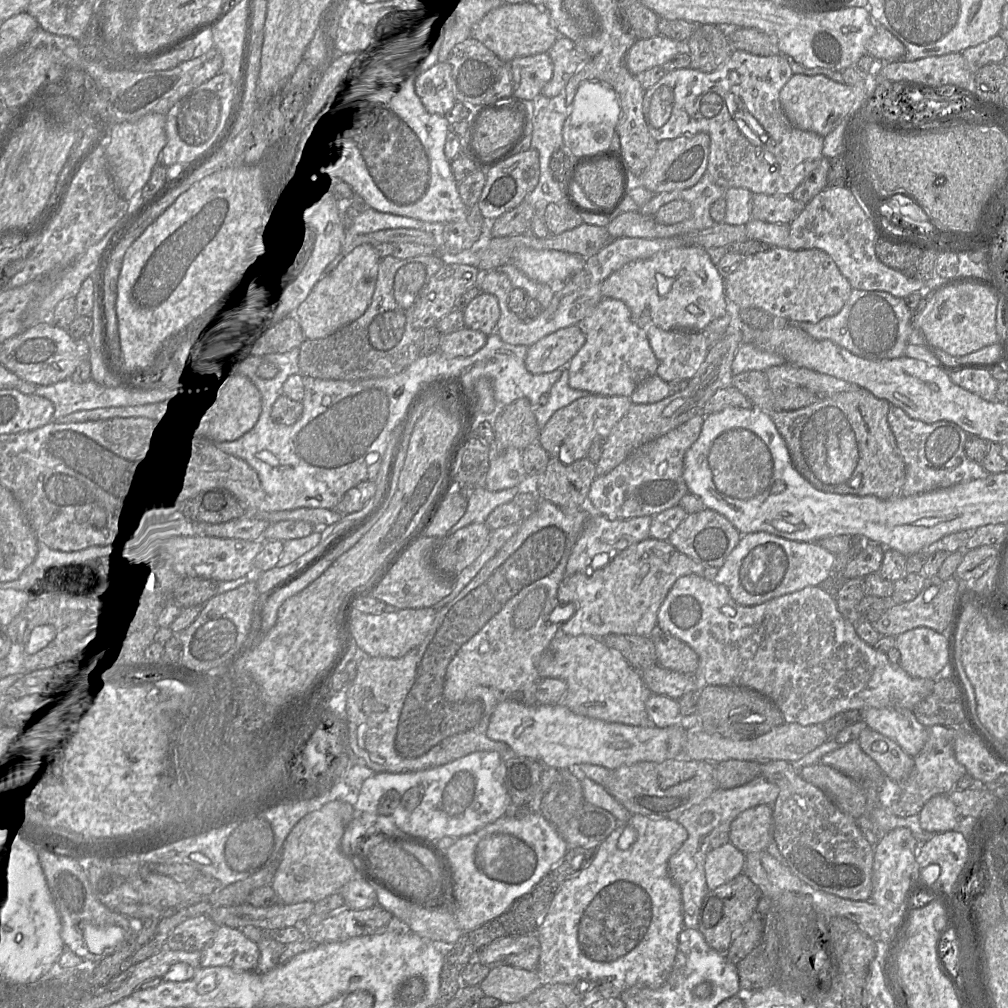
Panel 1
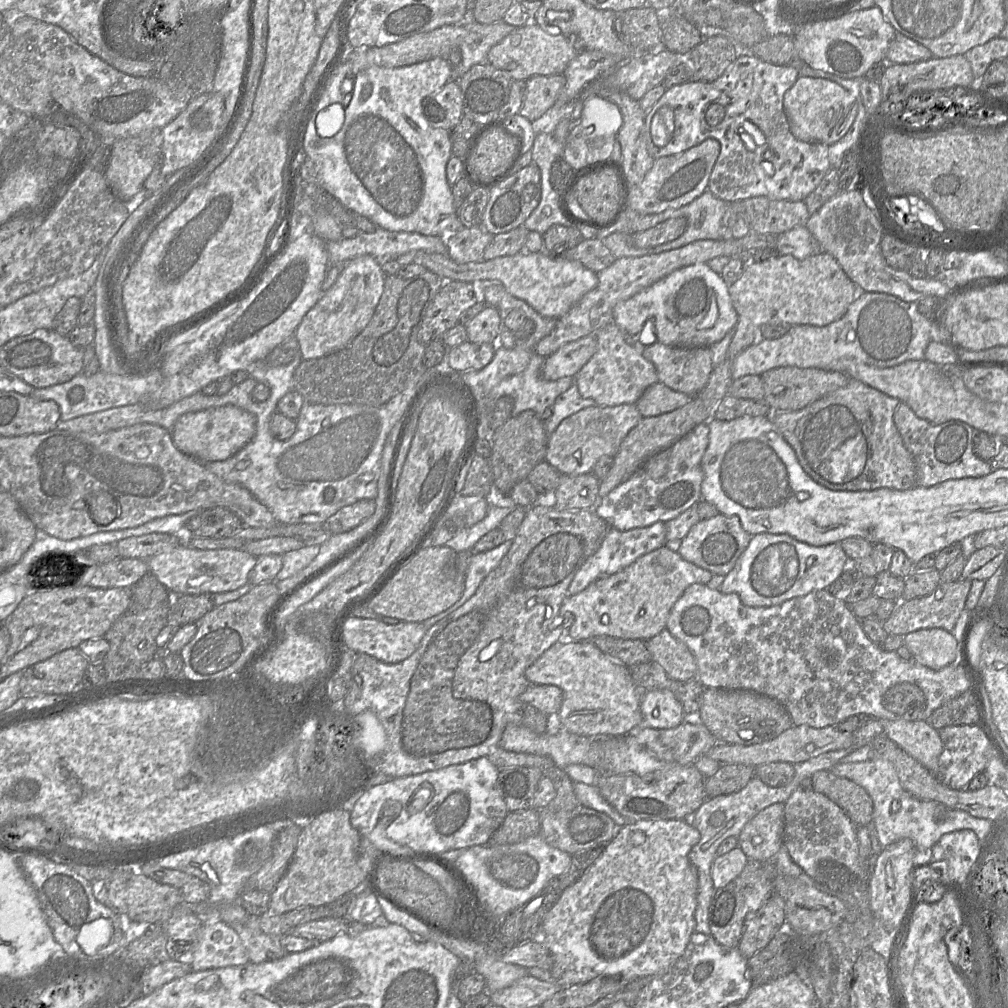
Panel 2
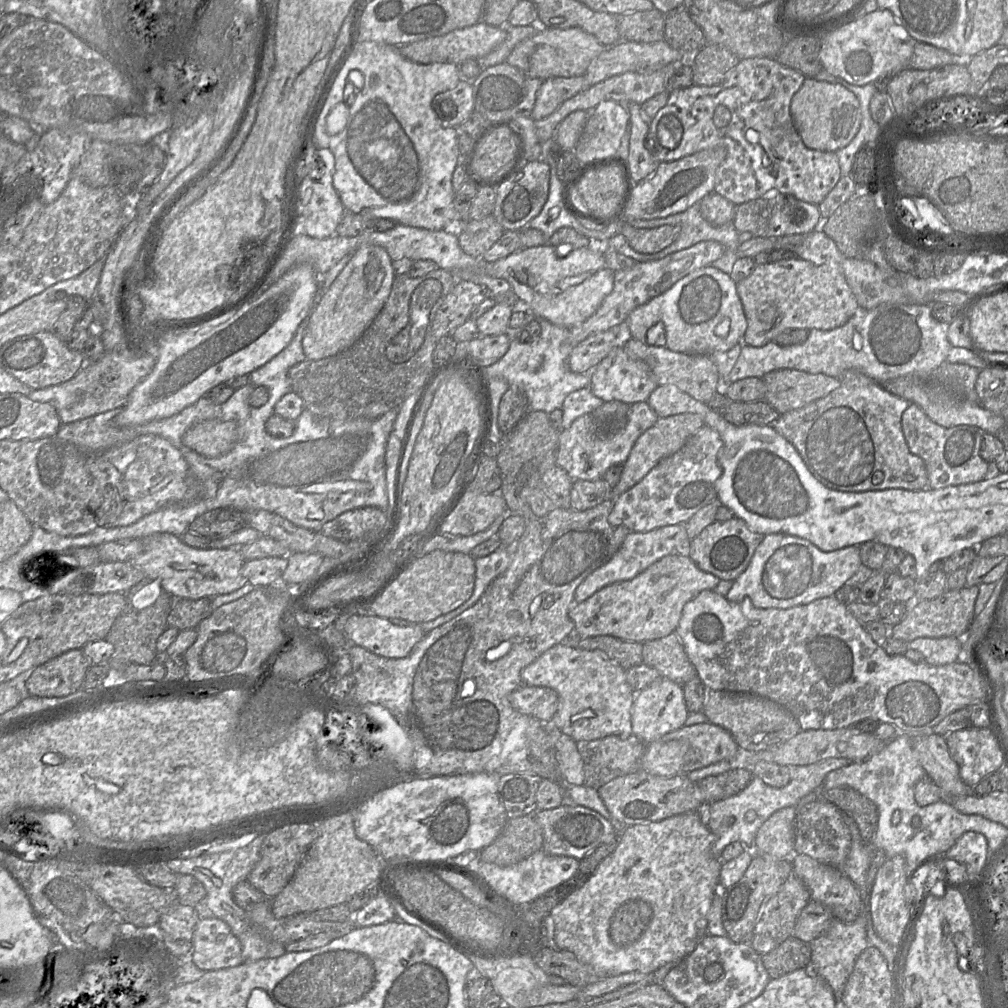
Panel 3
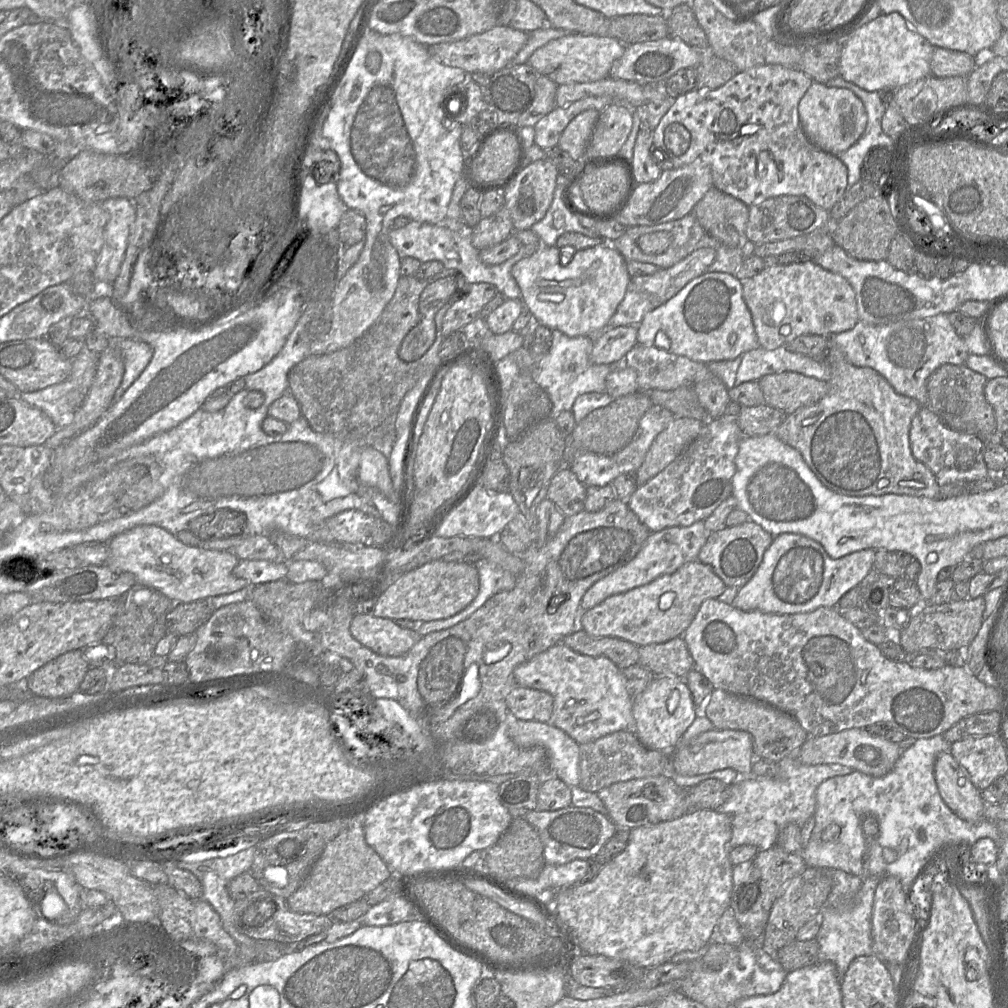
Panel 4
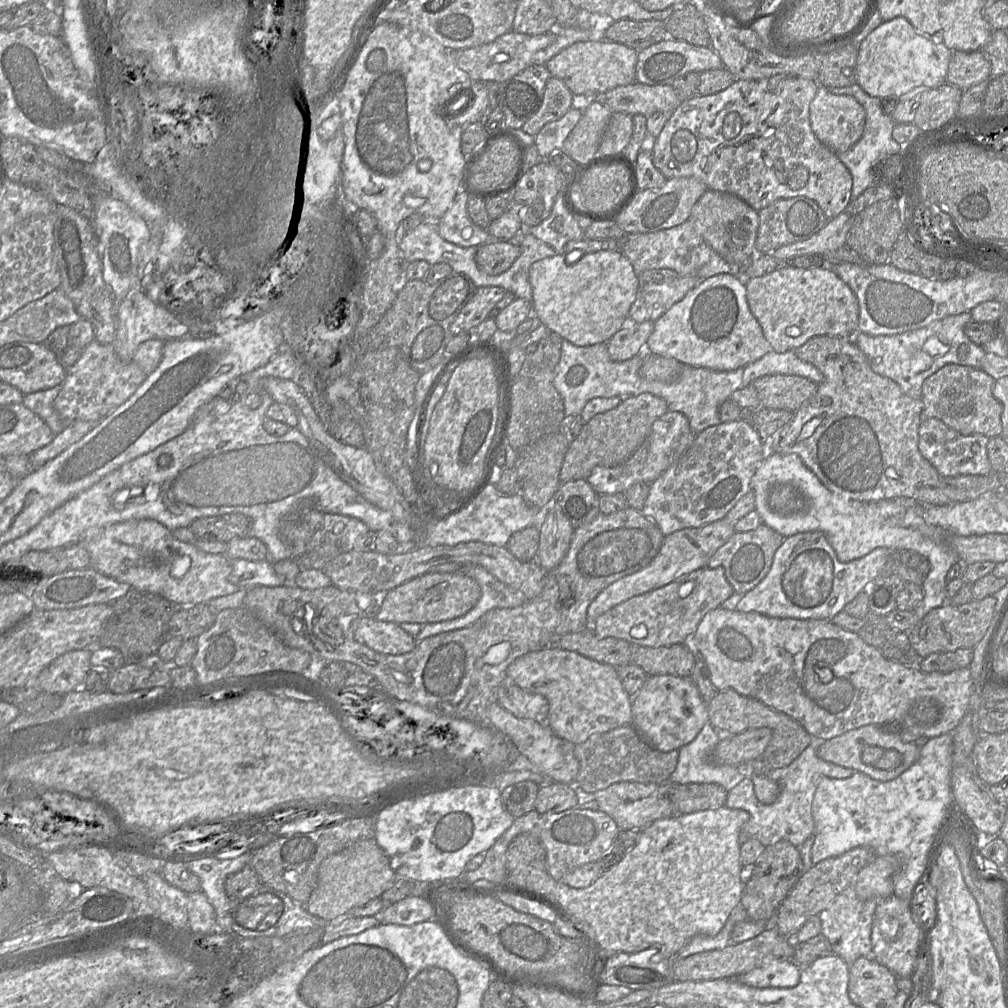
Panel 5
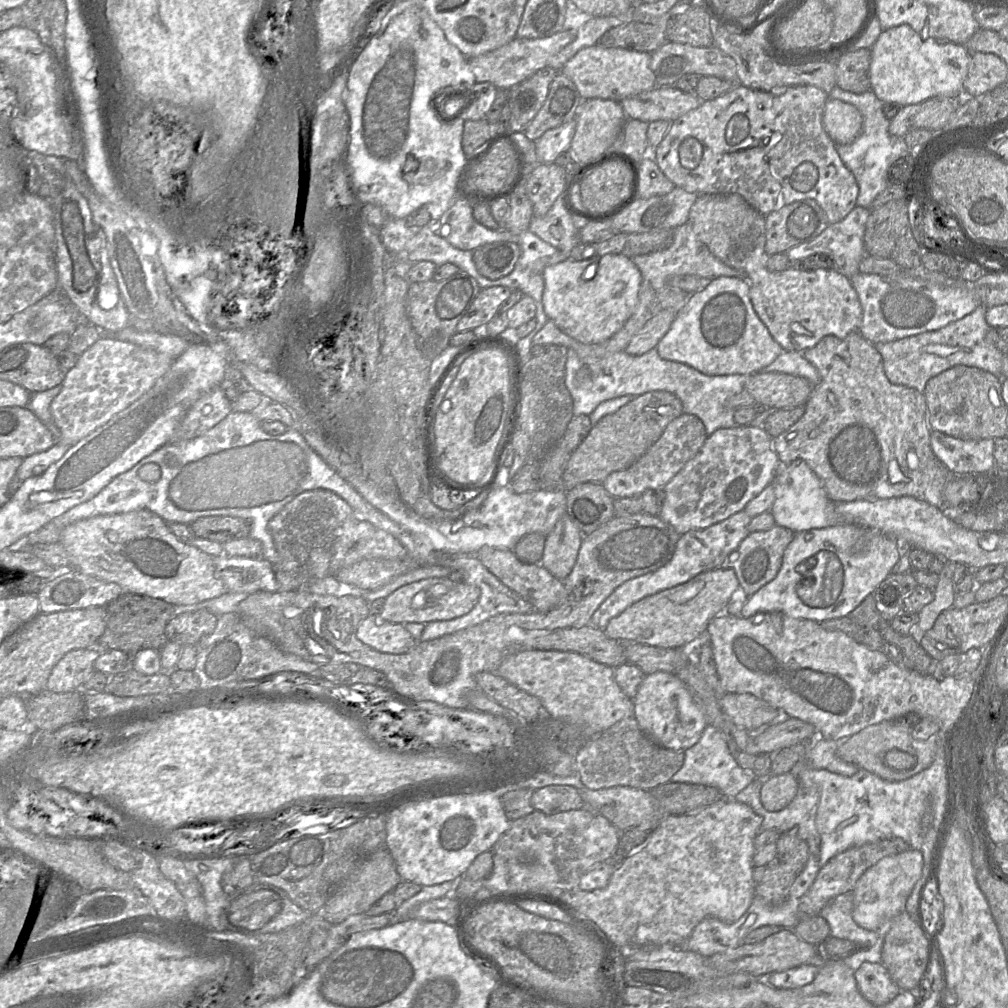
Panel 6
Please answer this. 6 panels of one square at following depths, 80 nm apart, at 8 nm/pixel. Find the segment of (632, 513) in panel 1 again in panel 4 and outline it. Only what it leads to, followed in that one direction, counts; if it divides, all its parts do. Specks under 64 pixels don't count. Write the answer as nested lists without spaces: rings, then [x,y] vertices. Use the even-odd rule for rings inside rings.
[[[710,419],[677,459],[637,488],[627,506],[651,533],[704,521],[733,494],[735,458],[743,437],[736,419]]]

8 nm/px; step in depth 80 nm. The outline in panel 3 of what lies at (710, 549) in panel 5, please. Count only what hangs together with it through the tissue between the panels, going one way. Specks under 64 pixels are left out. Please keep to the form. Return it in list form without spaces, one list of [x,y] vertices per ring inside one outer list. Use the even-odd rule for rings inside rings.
[[[675,524],[659,527],[648,532],[630,532],[626,535],[619,550],[604,566],[591,573],[575,590],[575,603],[582,602],[603,587],[630,580],[667,555],[681,554],[688,556],[691,539],[686,524]]]

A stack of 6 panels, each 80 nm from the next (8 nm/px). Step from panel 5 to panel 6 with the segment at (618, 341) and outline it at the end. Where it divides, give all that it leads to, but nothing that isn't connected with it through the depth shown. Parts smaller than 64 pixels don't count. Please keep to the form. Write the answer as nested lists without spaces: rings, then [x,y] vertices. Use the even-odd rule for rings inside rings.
[[[665,309],[649,319],[631,338],[624,352],[629,355],[642,355],[655,349],[659,341],[670,329],[677,313],[677,309]]]

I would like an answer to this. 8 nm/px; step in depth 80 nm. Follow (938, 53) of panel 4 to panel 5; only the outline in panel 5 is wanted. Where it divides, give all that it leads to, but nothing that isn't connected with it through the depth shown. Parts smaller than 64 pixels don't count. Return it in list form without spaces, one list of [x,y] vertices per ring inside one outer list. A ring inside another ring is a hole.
[[[981,50],[952,52],[946,83],[966,91],[990,77],[992,60]]]

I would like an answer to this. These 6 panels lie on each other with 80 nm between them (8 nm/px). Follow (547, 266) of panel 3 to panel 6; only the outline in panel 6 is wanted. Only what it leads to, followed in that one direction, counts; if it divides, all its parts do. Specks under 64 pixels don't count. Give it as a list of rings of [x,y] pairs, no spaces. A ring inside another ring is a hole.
[[[605,254],[575,261],[567,258],[543,271],[542,304],[548,320],[585,344],[603,342],[618,332],[638,305],[642,275],[632,259]]]

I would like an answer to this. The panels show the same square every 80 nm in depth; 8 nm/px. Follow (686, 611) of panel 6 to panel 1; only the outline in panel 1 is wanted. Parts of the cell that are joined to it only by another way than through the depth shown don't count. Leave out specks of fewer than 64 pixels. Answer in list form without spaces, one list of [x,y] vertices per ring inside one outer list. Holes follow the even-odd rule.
[[[648,538],[632,544],[615,555],[607,565],[587,573],[574,573],[565,576],[561,581],[557,599],[563,613],[568,612],[568,604],[572,604],[573,613],[569,620],[565,620],[559,629],[565,636],[590,636],[602,640],[609,635],[652,636],[659,629],[657,617],[659,609],[673,587],[682,576],[703,576],[704,567],[687,555],[679,552],[668,541]]]

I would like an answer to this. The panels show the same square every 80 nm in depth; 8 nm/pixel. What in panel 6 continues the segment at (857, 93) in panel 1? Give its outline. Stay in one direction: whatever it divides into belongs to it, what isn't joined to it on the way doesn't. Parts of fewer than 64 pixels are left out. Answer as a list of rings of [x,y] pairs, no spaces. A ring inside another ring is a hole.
[[[829,97],[825,103],[822,124],[836,146],[852,143],[863,132],[861,112],[849,103]]]

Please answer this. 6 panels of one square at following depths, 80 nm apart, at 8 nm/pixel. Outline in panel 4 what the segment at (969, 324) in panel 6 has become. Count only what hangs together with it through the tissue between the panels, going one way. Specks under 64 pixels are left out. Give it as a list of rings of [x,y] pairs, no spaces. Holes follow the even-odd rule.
[[[947,314],[898,321],[886,325],[870,325],[861,320],[851,330],[827,336],[857,367],[868,367],[882,375],[900,395],[926,405],[926,382],[944,364],[965,365],[969,349],[959,336]]]

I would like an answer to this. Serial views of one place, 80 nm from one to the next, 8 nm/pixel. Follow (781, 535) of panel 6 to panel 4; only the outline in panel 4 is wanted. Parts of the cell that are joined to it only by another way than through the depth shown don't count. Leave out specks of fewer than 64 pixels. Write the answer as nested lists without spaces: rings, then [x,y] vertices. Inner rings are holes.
[[[752,521],[734,527],[727,526],[711,533],[699,552],[698,561],[710,566],[727,586],[740,588],[756,573],[773,539],[772,534]]]

